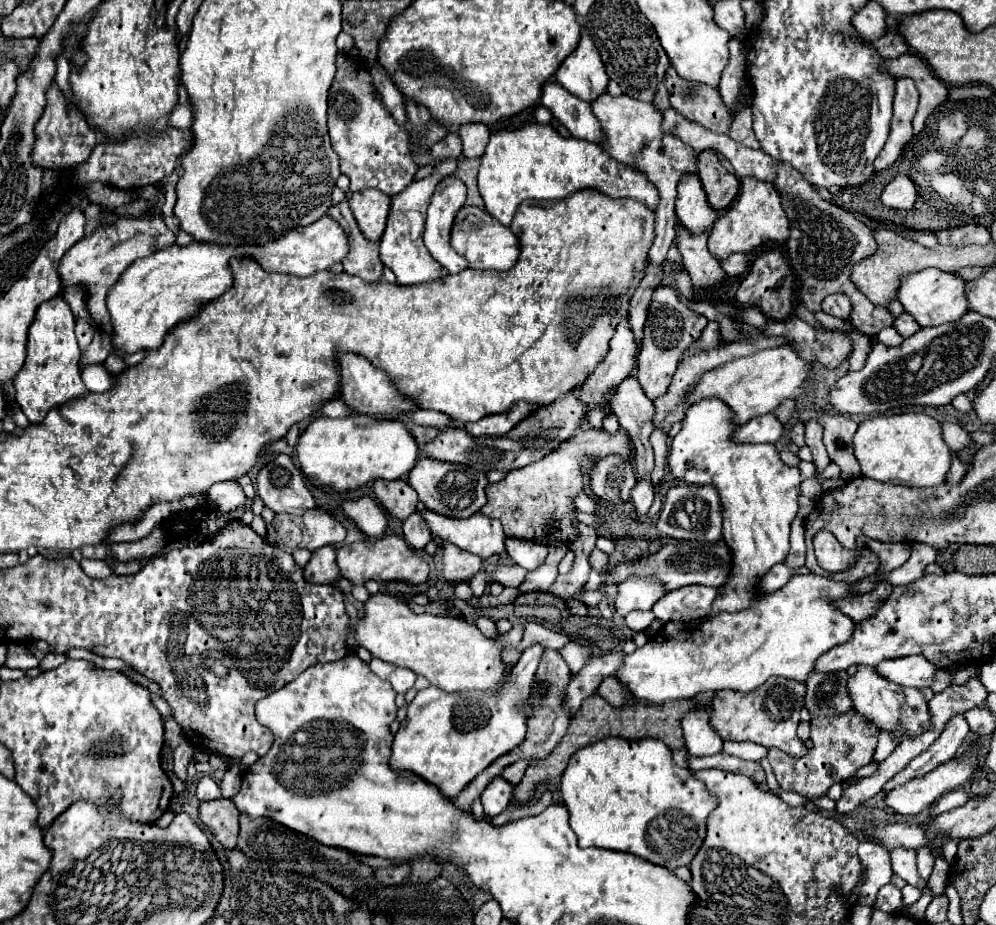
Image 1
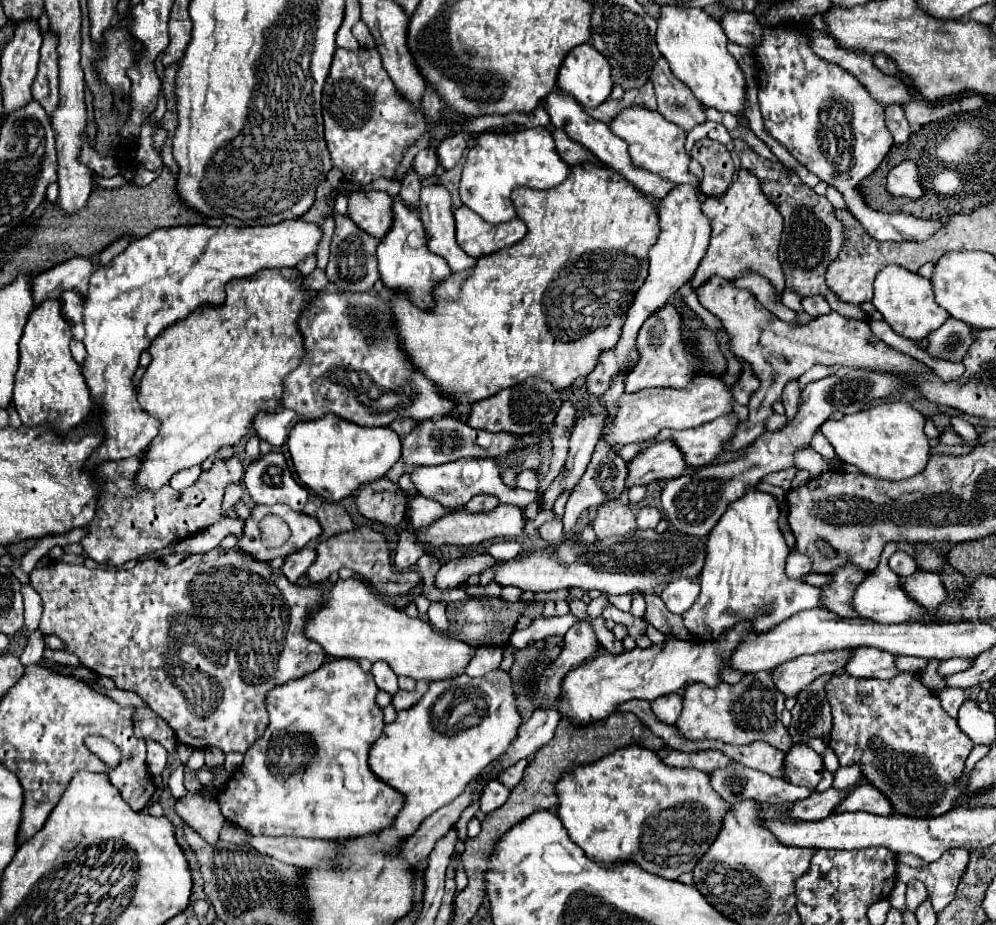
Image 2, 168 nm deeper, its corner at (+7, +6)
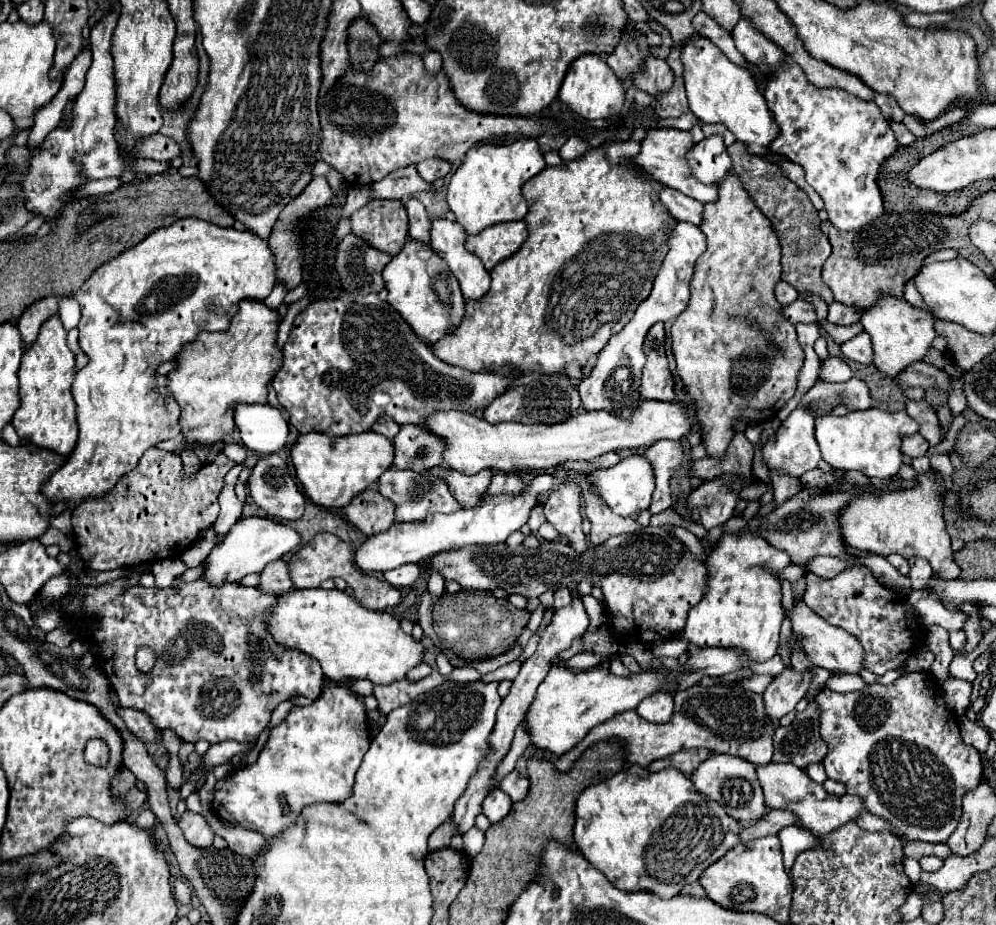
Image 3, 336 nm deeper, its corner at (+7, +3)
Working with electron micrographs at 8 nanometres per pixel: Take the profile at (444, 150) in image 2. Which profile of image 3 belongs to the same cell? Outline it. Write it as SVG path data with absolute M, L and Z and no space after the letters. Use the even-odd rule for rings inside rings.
M433 157L433 159L421 161L421 163L417 165L417 169L419 169L421 177L423 177L427 183L431 183L431 181L435 181L435 179L443 179L445 175L449 175L451 169L453 169L453 165L451 165L449 161L443 161L443 159Z

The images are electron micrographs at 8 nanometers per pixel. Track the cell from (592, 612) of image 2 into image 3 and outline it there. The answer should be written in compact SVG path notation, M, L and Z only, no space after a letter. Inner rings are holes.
M467 665L467 667L457 667L457 669L453 669L453 673L449 675L453 681L479 681L481 679L481 673L475 669L475 667L471 667L471 665Z

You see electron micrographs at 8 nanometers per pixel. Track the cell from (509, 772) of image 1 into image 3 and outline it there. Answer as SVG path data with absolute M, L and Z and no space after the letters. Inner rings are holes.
M511 771L499 785L513 801L521 801L525 795L527 795L527 789L529 789L529 779L523 777L521 773L517 771Z

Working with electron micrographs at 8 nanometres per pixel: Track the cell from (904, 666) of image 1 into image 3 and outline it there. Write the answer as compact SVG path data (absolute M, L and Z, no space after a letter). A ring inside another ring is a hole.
M803 601L795 603L795 609L791 613L791 623L793 629L801 629L801 633L805 633L805 637L809 637L809 659L829 671L839 671L839 673L847 673L847 675L859 675L865 669L865 649L861 647L861 643L857 641L857 637L853 637L851 633L829 625L827 621L823 621L821 617L817 617Z

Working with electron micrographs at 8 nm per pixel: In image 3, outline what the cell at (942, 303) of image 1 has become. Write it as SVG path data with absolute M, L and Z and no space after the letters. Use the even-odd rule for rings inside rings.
M881 293L877 303L871 309L863 311L863 319L861 319L865 331L873 339L873 351L875 351L873 365L887 375L897 375L913 361L923 359L927 355L927 351L931 349L933 339L937 337L935 327L933 327L935 321L937 321L937 317L929 309L909 305L903 297L893 297L891 293Z

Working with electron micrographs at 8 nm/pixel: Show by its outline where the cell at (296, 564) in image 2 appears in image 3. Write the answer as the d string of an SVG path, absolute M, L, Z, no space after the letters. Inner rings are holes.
M285 559L273 561L273 565L267 565L261 571L261 581L259 581L259 589L263 591L273 591L277 595L287 593L293 589L293 581L291 581L291 571L289 571L289 563Z

